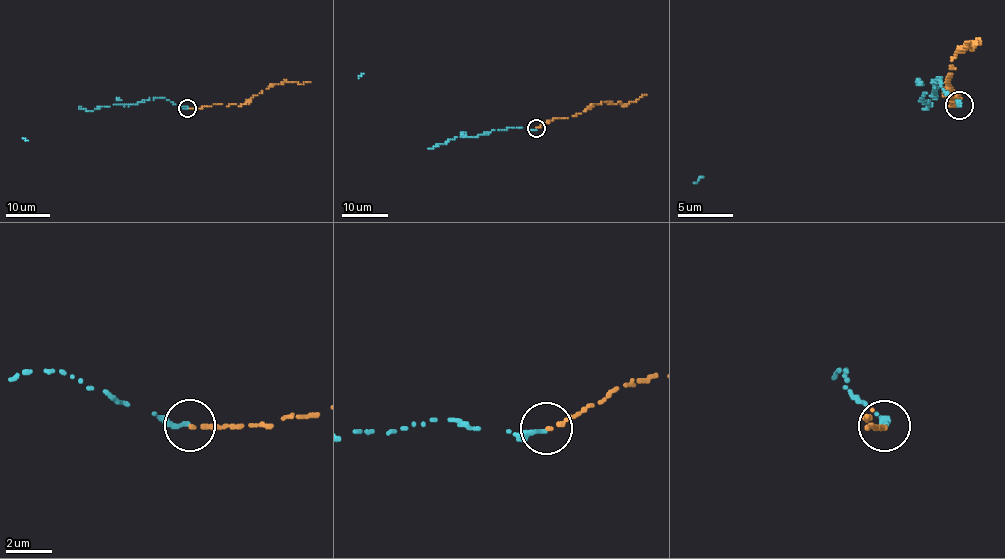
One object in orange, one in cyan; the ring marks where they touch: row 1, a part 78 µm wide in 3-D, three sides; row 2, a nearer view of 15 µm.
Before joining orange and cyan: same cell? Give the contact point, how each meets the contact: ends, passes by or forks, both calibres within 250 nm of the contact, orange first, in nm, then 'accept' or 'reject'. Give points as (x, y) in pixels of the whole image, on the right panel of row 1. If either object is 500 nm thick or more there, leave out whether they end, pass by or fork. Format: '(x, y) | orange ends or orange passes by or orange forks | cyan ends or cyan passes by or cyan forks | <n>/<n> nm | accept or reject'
(959, 105) | orange ends | cyan ends | 200/240 nm | reject

